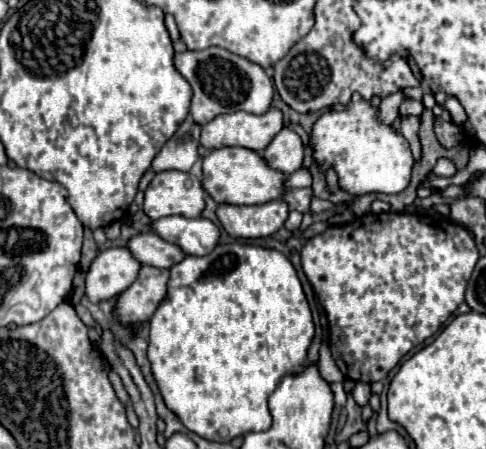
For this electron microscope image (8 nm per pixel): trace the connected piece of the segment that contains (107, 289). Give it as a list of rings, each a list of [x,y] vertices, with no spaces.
[[[106,248],[92,262],[86,274],[86,296],[102,302],[124,292],[138,276],[142,264],[128,248]]]

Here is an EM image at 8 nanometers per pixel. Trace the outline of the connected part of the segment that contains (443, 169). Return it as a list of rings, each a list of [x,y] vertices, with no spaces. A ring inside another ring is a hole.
[[[440,158],[436,162],[436,166],[434,166],[434,174],[438,174],[438,176],[454,176],[456,174],[456,166],[448,158]]]

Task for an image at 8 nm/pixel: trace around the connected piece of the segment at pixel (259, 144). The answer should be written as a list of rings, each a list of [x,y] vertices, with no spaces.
[[[270,108],[260,116],[248,112],[220,114],[202,126],[200,144],[206,150],[222,146],[242,146],[254,152],[262,152],[280,130],[282,112],[278,108]]]

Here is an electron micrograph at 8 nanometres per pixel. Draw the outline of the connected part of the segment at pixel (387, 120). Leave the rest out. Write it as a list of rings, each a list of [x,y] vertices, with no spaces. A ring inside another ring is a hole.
[[[402,90],[400,92],[394,92],[392,96],[386,96],[382,102],[380,102],[380,118],[384,124],[392,124],[400,114],[398,114],[398,108],[404,100],[404,94]]]

